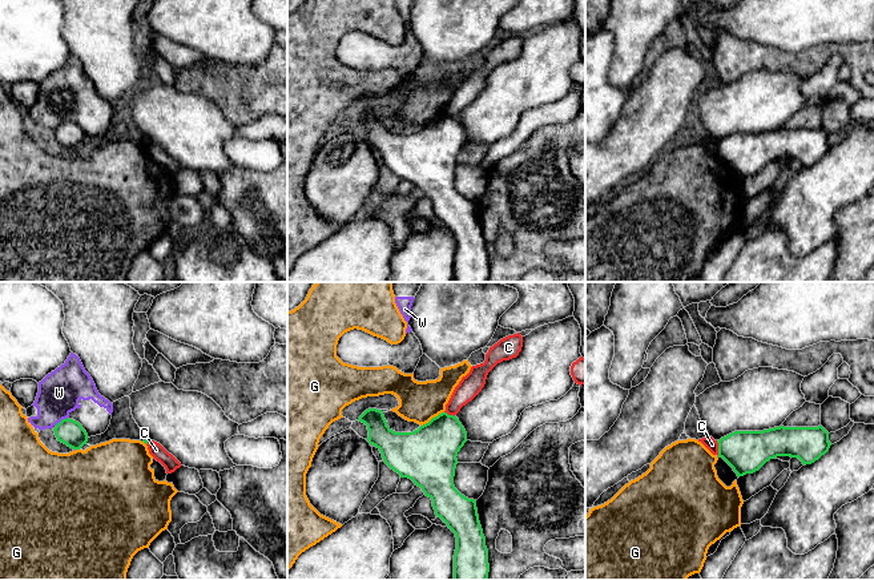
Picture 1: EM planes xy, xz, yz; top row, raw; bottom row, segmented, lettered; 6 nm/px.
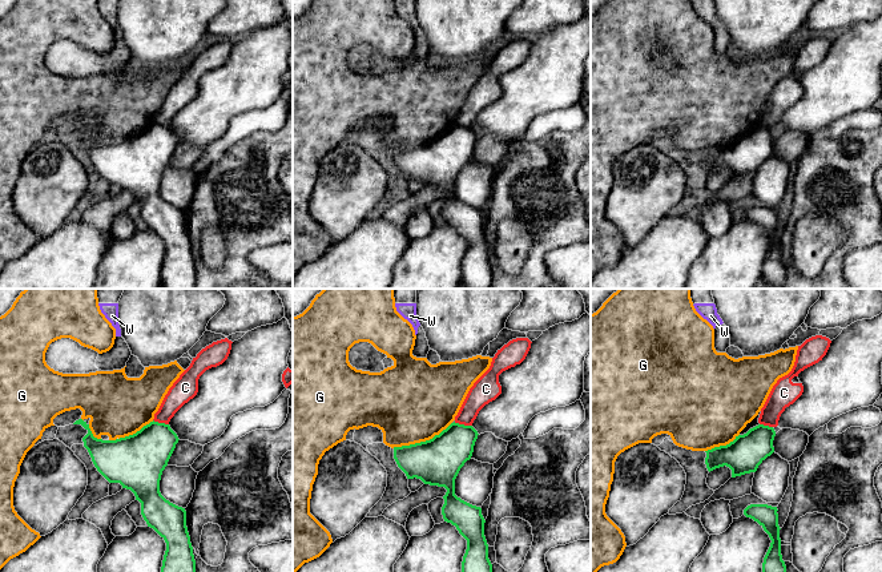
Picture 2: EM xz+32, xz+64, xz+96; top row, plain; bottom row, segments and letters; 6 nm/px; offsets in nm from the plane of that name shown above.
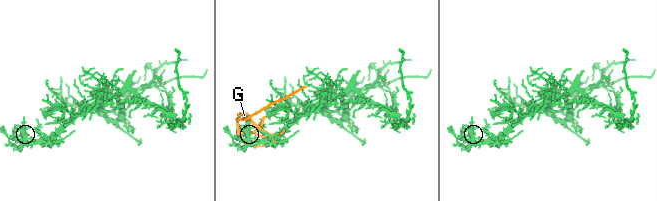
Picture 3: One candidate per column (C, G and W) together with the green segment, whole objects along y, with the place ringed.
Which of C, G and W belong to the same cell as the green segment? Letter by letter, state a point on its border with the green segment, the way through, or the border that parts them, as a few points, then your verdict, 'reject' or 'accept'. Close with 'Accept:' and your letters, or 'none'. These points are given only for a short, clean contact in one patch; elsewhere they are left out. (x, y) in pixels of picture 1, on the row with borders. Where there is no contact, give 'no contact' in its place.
C: meets green in yz at (719, 447); border along yz (716, 440), (719, 454); reject
G: meets green in xz at (433, 418); reject
W: meets green in xy at (63, 419); reject
Accept: none

